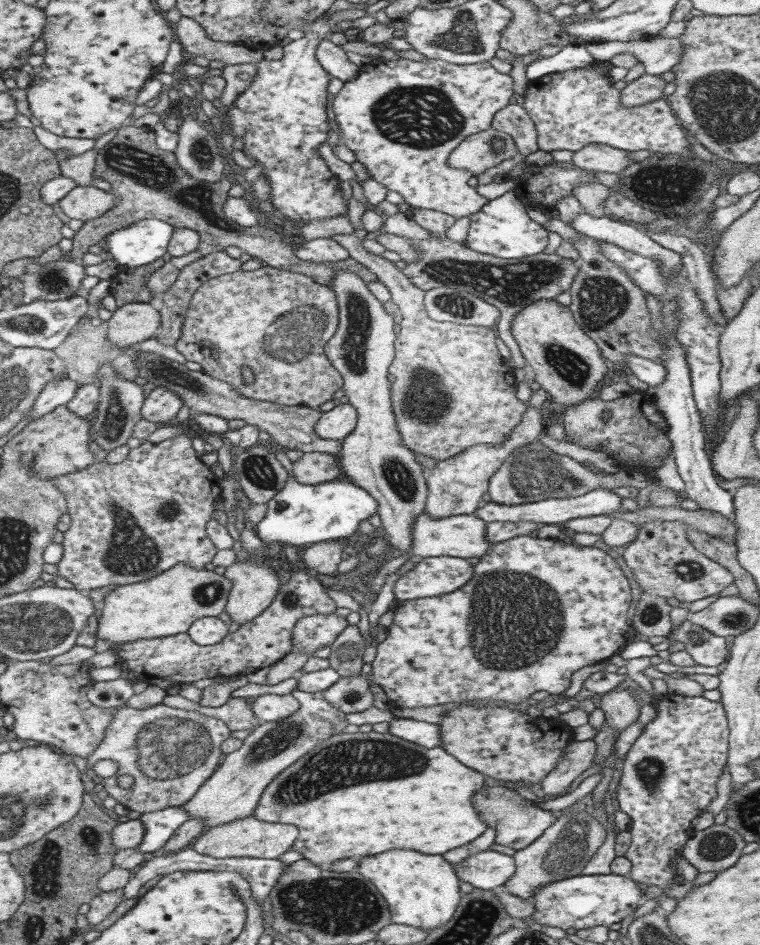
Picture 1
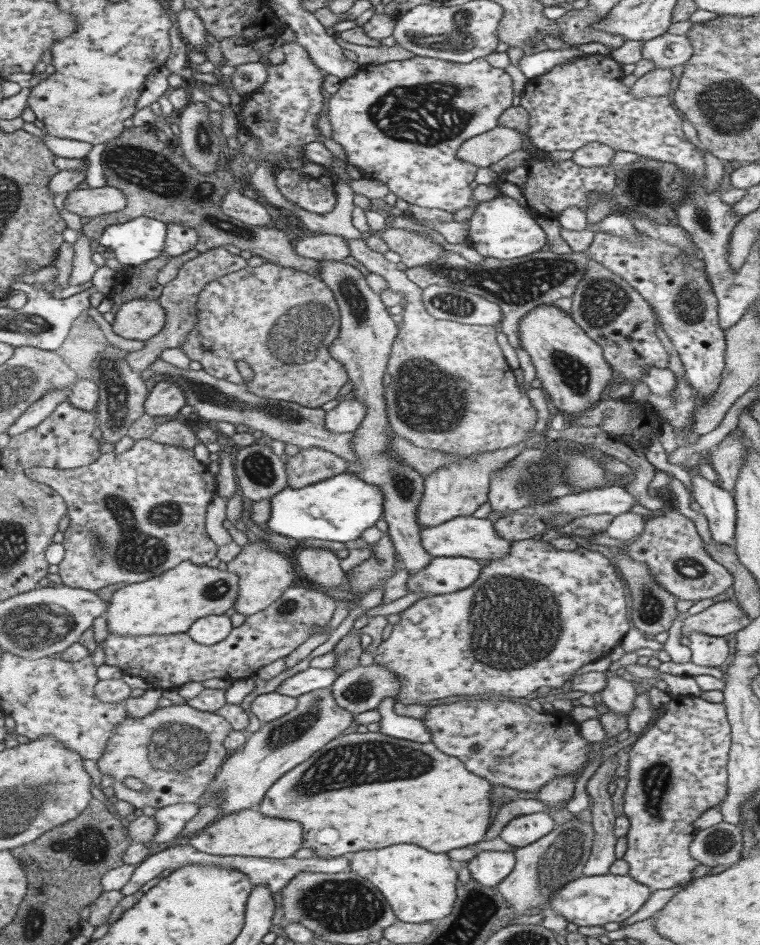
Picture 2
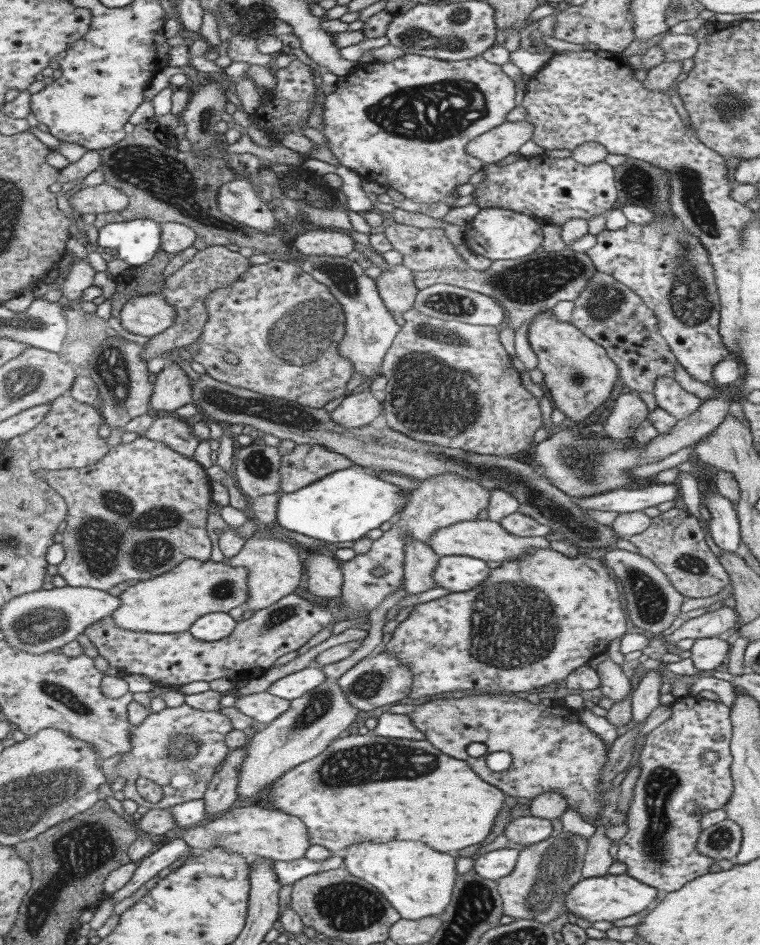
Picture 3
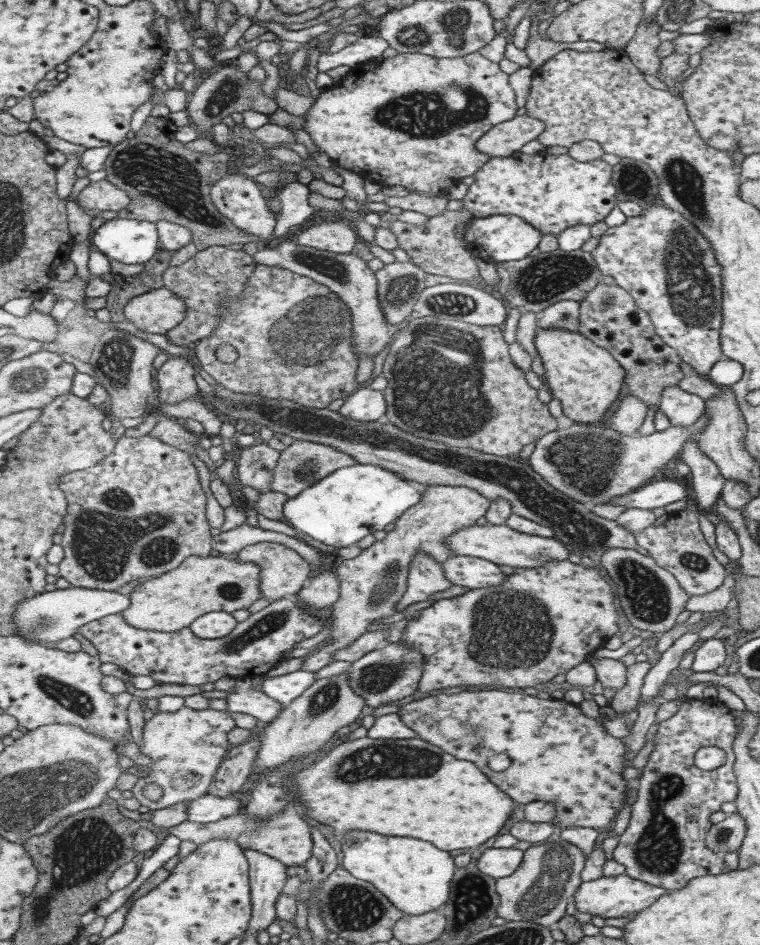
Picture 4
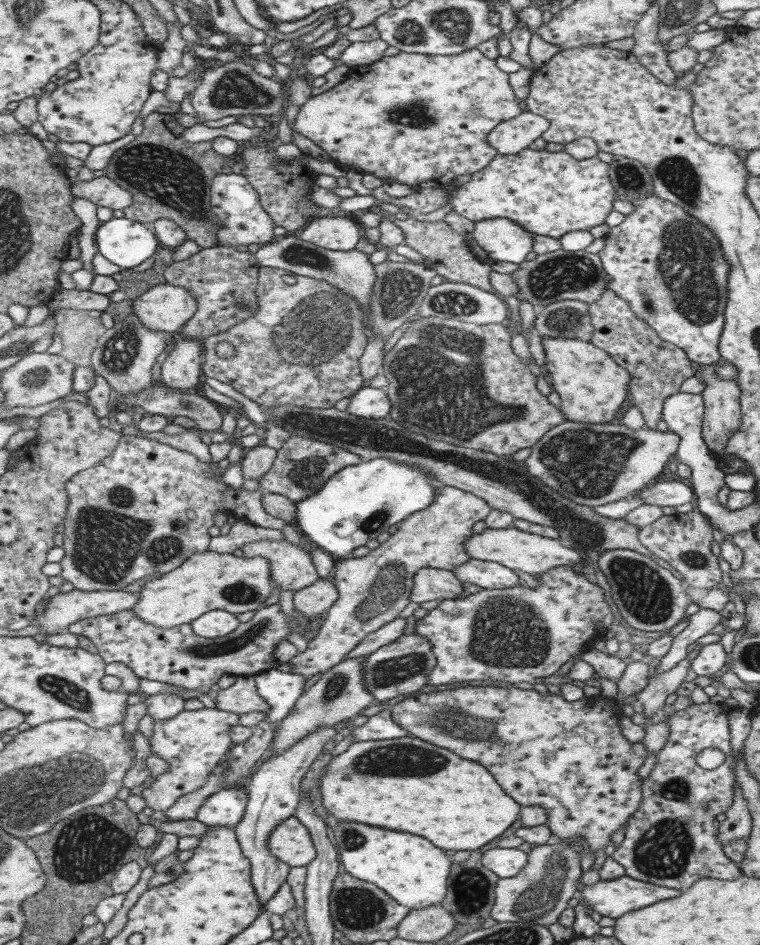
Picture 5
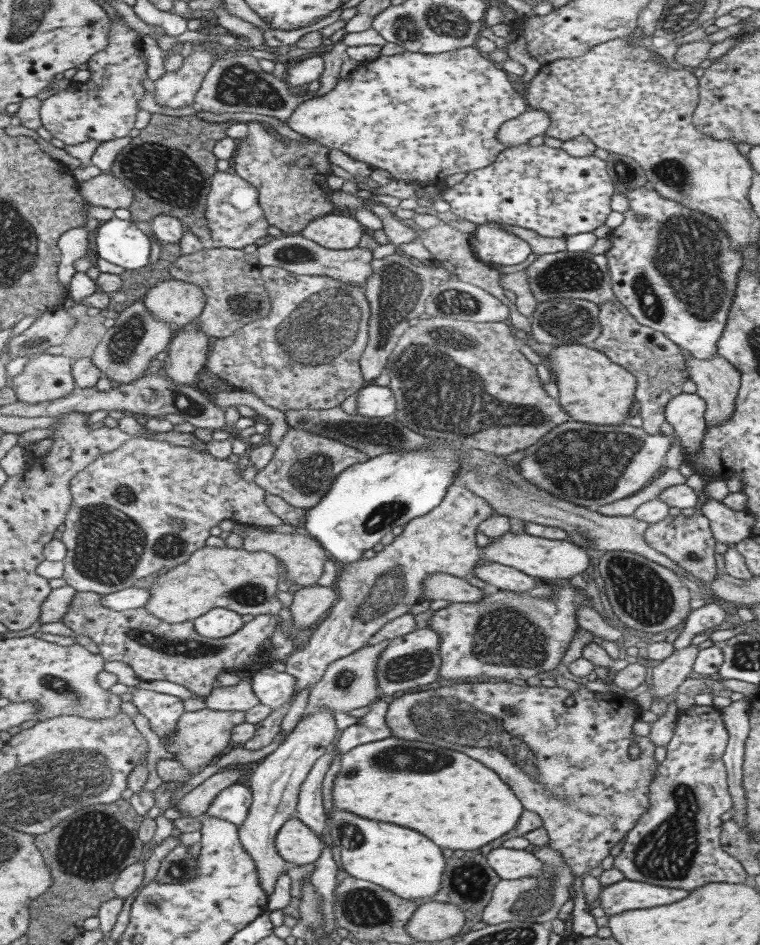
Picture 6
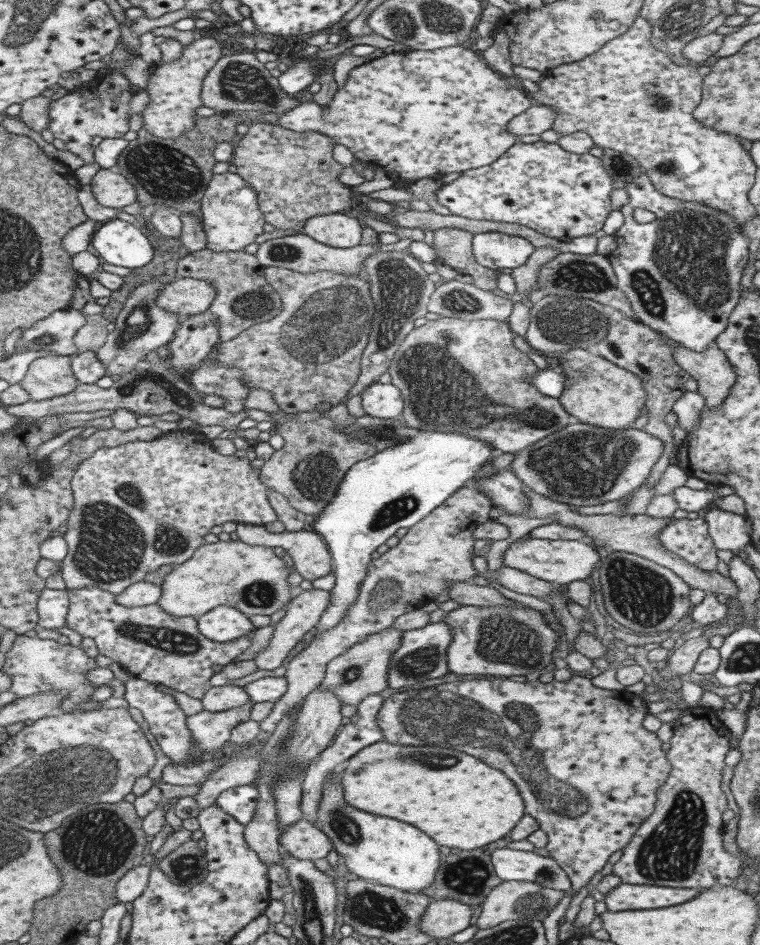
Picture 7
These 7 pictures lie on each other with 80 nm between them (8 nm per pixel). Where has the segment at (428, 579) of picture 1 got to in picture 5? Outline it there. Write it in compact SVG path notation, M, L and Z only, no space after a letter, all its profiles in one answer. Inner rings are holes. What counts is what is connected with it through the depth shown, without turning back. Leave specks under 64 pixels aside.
M469 558L467 562L455 565L454 569L451 572L455 579L482 589L515 588L522 583L510 568L490 561Z

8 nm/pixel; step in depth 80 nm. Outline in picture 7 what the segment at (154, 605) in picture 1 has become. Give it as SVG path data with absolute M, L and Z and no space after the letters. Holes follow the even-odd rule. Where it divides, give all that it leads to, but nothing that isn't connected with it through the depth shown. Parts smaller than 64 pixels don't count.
M239 540L216 544L203 544L182 564L173 567L163 582L159 584L161 596L154 604L171 616L190 616L197 618L205 612L226 604L236 608L247 617L253 614L266 614L281 609L291 600L290 587L286 578L293 574L285 566L284 558L275 556L273 549L263 546L251 546Z

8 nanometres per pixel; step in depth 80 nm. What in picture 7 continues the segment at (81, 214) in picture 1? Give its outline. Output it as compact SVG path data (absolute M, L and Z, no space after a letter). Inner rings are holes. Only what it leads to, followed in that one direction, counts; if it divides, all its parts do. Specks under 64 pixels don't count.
M99 168L90 185L91 194L97 204L106 208L119 209L136 201L134 187L117 172L117 168Z

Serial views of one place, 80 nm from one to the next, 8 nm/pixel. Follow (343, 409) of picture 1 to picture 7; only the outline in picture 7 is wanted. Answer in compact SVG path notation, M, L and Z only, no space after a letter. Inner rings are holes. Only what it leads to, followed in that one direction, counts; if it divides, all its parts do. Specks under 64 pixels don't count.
M371 383L360 392L361 406L367 416L380 419L399 418L403 399L399 389L391 383Z

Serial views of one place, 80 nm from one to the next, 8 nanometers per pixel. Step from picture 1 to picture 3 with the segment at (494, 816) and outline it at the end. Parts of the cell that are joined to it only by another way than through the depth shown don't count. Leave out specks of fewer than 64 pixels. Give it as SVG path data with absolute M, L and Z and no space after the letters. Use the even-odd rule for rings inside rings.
M529 814L509 821L504 828L504 835L508 841L525 846L545 840L549 834L551 834L550 820Z

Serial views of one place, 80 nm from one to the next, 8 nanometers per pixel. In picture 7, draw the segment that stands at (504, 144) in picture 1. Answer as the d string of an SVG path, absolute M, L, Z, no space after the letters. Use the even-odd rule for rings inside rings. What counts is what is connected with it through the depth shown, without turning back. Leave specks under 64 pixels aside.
M531 104L525 111L515 116L506 124L506 131L517 139L527 134L541 134L552 128L555 113L553 109Z

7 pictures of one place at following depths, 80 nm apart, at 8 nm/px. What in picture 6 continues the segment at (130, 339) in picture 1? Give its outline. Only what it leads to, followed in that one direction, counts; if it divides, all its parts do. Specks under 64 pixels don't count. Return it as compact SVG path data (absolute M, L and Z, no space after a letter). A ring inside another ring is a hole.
M169 279L150 287L142 303L153 319L172 325L177 330L201 314L204 296L200 288L190 282Z

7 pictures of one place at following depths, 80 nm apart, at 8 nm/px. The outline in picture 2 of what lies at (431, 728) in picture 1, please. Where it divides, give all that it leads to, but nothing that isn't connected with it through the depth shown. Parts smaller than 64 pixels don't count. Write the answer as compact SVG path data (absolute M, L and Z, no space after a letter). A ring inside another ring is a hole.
M384 698L380 700L375 708L381 719L379 732L395 738L405 739L413 742L429 742L431 733L426 729L421 719L400 716L392 711L395 699Z

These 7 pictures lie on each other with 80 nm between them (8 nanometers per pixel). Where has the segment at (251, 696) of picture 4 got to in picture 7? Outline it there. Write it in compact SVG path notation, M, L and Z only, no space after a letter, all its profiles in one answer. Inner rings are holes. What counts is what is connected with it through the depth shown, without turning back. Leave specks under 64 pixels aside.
M235 685L210 686L200 698L203 710L211 712L237 708L250 702L249 695L243 687Z

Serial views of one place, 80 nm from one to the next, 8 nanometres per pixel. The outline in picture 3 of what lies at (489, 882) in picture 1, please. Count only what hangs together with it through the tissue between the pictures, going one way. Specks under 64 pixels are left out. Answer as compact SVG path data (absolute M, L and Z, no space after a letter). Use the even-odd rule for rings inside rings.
M501 848L479 855L474 861L473 870L485 880L497 881L513 870L518 851Z

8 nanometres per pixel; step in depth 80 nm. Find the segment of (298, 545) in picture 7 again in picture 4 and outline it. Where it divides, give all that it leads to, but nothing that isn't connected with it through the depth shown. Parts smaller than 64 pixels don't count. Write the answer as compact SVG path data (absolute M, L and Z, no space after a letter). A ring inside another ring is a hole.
M259 542L245 546L237 553L237 562L251 562L259 567L259 593L261 598L267 600L279 600L286 597L295 597L295 594L311 580L314 575L312 568L303 557L283 544L273 542Z

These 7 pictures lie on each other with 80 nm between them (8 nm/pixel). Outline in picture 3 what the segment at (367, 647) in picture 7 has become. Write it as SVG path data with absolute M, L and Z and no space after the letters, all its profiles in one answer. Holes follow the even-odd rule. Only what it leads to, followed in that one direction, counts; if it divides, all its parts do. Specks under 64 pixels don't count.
M329 678L291 700L289 708L275 720L256 728L251 741L245 744L244 757L236 772L236 799L243 802L260 797L284 772L318 755L333 739L347 733L358 711L345 700L337 681Z

